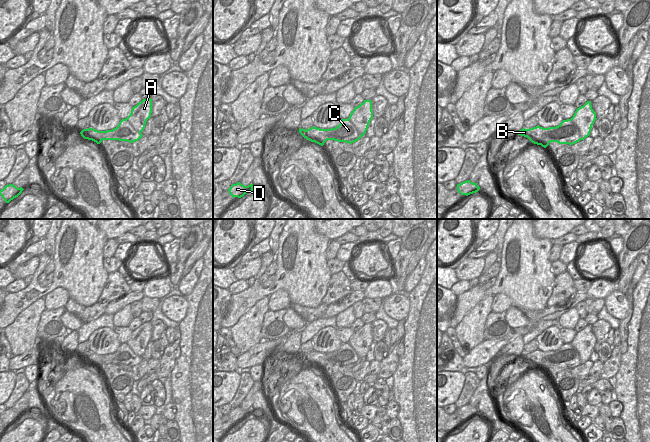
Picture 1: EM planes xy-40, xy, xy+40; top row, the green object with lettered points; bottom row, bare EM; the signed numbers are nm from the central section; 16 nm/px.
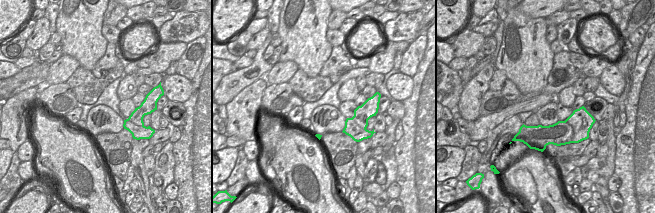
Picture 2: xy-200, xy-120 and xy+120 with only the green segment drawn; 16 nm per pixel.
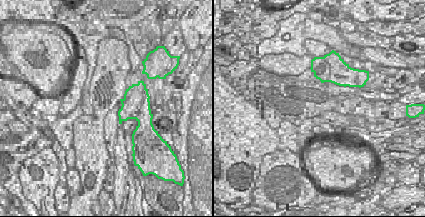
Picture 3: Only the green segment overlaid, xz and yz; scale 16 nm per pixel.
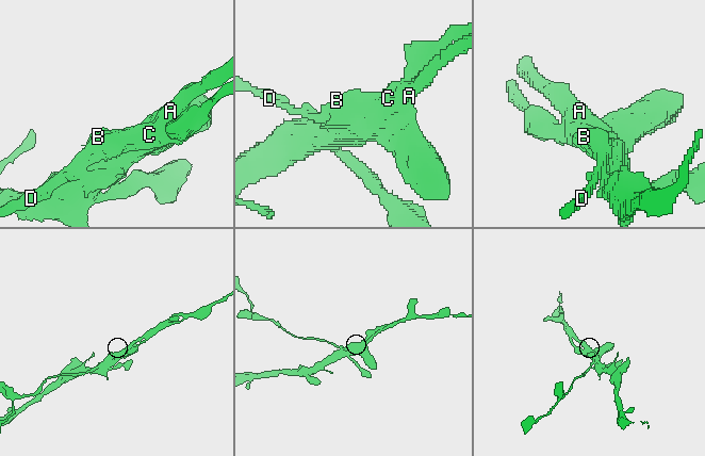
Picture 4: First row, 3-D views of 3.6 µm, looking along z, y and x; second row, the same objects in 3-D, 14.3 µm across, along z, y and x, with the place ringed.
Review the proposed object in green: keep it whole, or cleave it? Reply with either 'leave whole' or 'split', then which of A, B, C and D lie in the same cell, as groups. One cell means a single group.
split | A / B C D

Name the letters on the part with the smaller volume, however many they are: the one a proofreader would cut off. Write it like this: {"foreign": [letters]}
{"foreign": ["B", "C", "D"]}

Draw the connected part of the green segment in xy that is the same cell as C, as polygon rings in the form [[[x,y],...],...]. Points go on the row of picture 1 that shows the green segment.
[[[342,119],[340,124],[335,128],[320,129],[313,126],[307,130],[299,128],[299,133],[307,140],[321,146],[327,140],[352,144],[362,137],[348,119]]]

